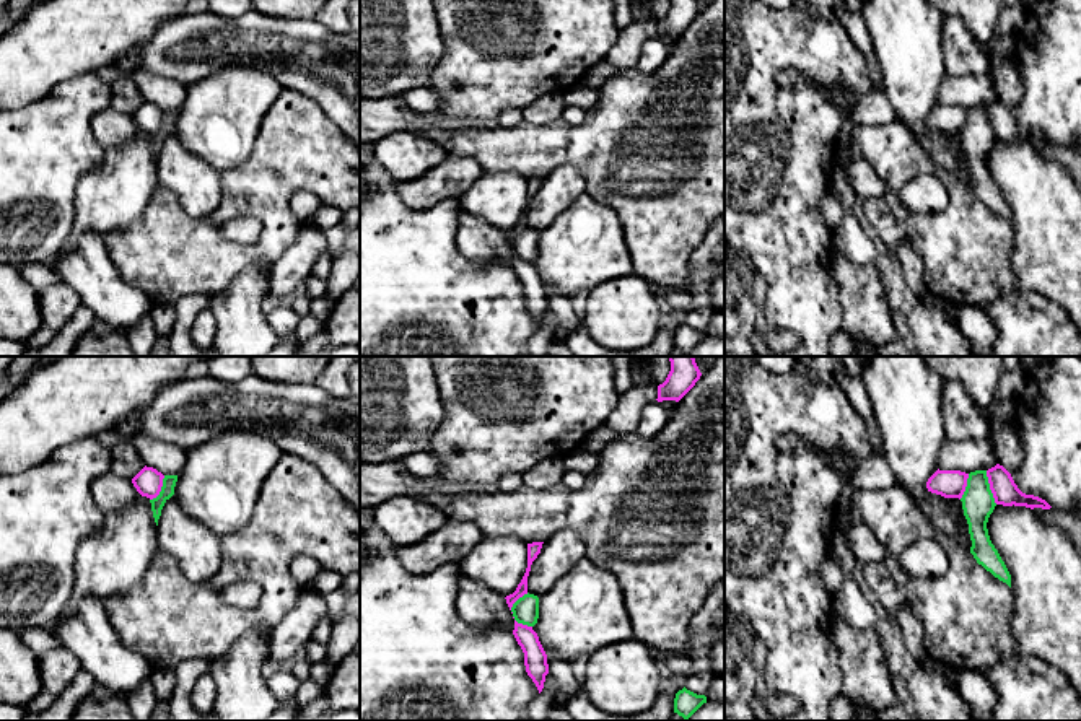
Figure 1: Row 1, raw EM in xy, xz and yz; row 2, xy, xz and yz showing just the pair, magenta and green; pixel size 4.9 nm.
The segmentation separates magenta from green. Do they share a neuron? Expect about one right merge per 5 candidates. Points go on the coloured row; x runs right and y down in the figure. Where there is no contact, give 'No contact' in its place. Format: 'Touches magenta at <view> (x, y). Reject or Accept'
Touches magenta at yz (990, 487). Reject

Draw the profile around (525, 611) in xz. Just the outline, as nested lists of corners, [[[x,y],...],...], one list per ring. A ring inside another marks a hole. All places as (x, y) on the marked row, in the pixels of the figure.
[[[524,594],[511,607],[513,617],[518,623],[534,627],[539,618],[539,597],[534,594]]]

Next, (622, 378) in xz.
[[[612,356],[615,365],[614,382],[619,394],[628,391],[633,386],[630,365],[635,358],[637,356]]]

